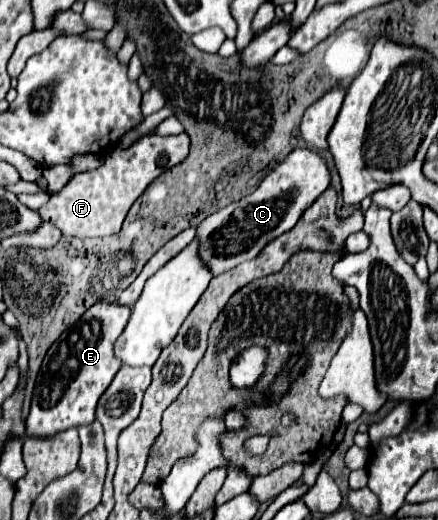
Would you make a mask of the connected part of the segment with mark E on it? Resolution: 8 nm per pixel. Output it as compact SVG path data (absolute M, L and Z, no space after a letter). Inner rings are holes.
M95 303L87 313L65 331L47 351L35 381L31 411L25 419L25 437L49 437L69 427L81 427L95 421L95 407L103 391L113 381L121 361L113 355L113 343L129 321L129 307L117 303Z

